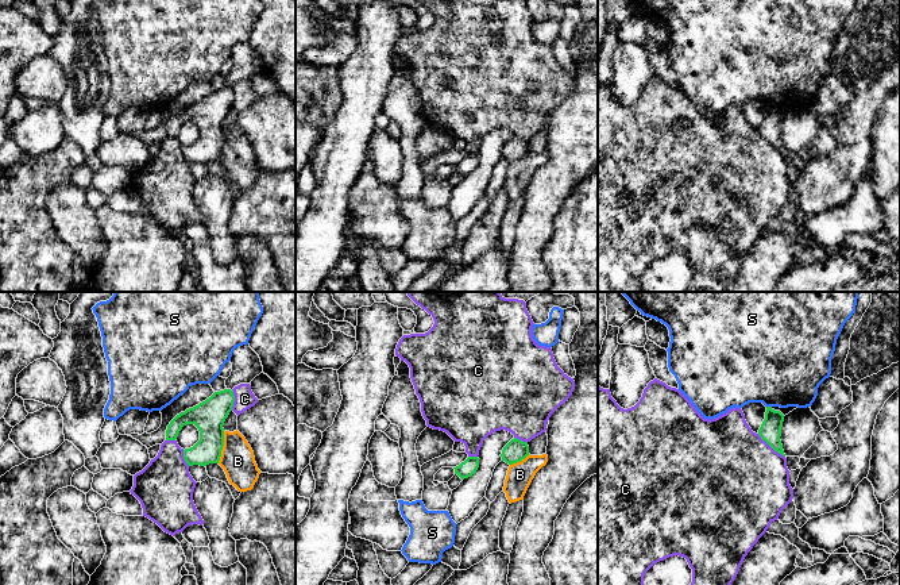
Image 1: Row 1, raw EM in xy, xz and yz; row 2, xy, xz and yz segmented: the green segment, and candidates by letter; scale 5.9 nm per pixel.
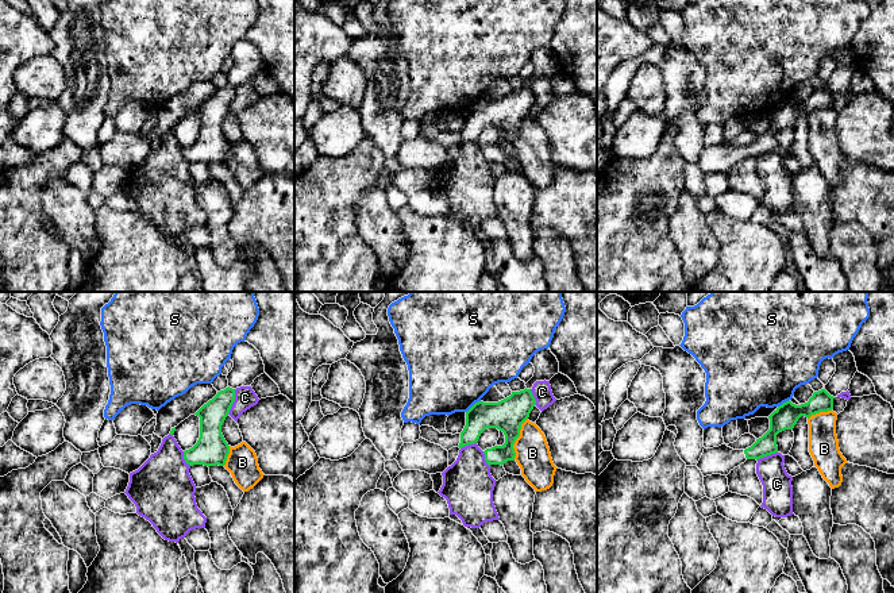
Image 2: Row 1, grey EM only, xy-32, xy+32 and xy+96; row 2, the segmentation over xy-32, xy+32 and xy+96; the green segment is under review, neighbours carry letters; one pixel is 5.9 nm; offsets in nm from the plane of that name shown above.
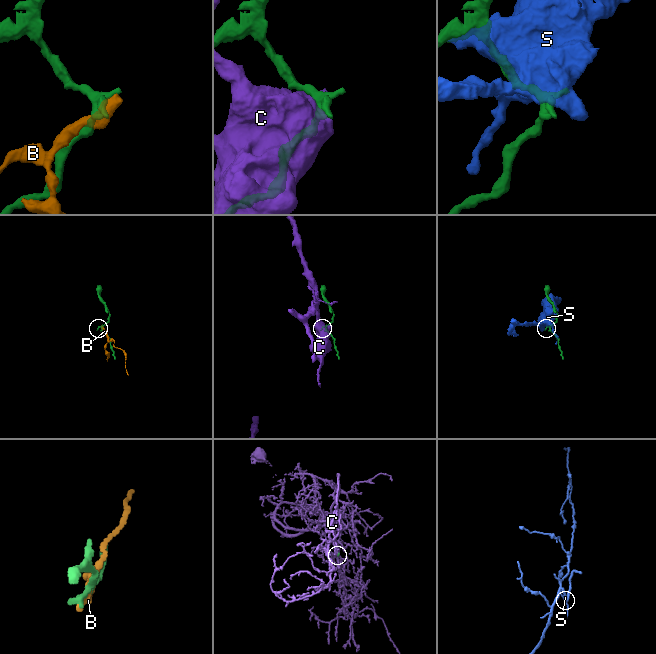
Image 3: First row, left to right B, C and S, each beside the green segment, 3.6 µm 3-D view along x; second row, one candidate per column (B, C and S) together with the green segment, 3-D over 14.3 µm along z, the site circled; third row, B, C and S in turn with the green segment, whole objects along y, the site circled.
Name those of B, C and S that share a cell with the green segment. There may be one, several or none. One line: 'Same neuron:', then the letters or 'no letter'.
Same neuron: no letter

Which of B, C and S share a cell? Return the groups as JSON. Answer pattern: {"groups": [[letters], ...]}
{"groups": [["B"], ["C"], ["S"]]}

